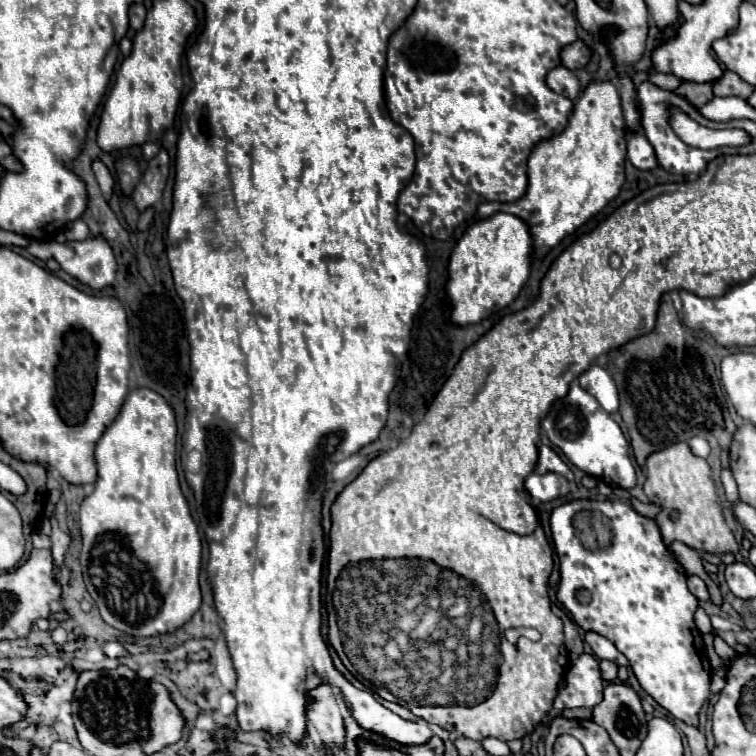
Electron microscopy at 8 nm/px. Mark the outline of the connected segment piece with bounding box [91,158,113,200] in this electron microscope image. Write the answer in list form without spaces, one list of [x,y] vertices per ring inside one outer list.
[[[95,158],[93,164],[91,164],[91,168],[93,168],[93,174],[95,174],[95,178],[97,178],[99,186],[101,186],[101,192],[105,196],[105,200],[109,200],[111,190],[113,190],[113,176],[111,176],[109,168],[101,162],[101,158]]]

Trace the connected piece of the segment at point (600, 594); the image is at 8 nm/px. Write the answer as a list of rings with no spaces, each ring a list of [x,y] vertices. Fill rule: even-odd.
[[[571,500],[551,512],[551,532],[561,570],[561,584],[557,590],[559,602],[571,612],[573,620],[583,630],[593,630],[607,636],[627,656],[641,688],[657,704],[669,710],[677,720],[697,726],[699,710],[711,694],[711,668],[705,656],[701,660],[699,652],[703,650],[703,640],[693,620],[699,600],[689,592],[685,574],[677,570],[675,560],[669,556],[657,522],[637,514],[631,504],[621,500],[587,500],[587,504],[581,500]],[[579,508],[595,508],[595,512],[603,514],[591,514],[587,510],[579,512]]]

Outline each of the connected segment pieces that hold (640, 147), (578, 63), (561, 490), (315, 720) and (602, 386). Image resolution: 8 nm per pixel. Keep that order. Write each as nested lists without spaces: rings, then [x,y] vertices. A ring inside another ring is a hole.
[[[627,128],[627,142],[629,142],[629,162],[639,170],[651,170],[657,166],[655,152],[641,130]]]
[[[575,40],[573,44],[561,50],[561,64],[569,70],[585,68],[589,60],[591,60],[591,48],[583,40]]]
[[[531,472],[529,478],[525,480],[525,488],[533,498],[537,498],[541,502],[549,502],[549,500],[555,500],[555,498],[567,494],[569,482],[565,476],[555,474],[555,472],[547,472],[547,474]]]
[[[327,682],[315,686],[307,694],[307,720],[309,732],[315,742],[323,742],[327,746],[339,748],[343,744],[345,726],[341,708],[335,696],[335,688]]]
[[[593,364],[591,368],[587,368],[587,370],[579,376],[579,384],[581,384],[587,392],[591,392],[607,412],[613,414],[613,412],[619,408],[617,386],[615,386],[611,374],[609,374],[605,368]]]

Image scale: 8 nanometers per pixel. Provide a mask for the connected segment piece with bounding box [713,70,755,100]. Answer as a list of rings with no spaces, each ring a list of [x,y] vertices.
[[[725,72],[721,80],[715,82],[713,86],[713,94],[715,96],[739,96],[743,100],[747,100],[751,96],[755,88],[751,88],[751,84],[747,84],[745,80],[741,80],[735,72]]]

